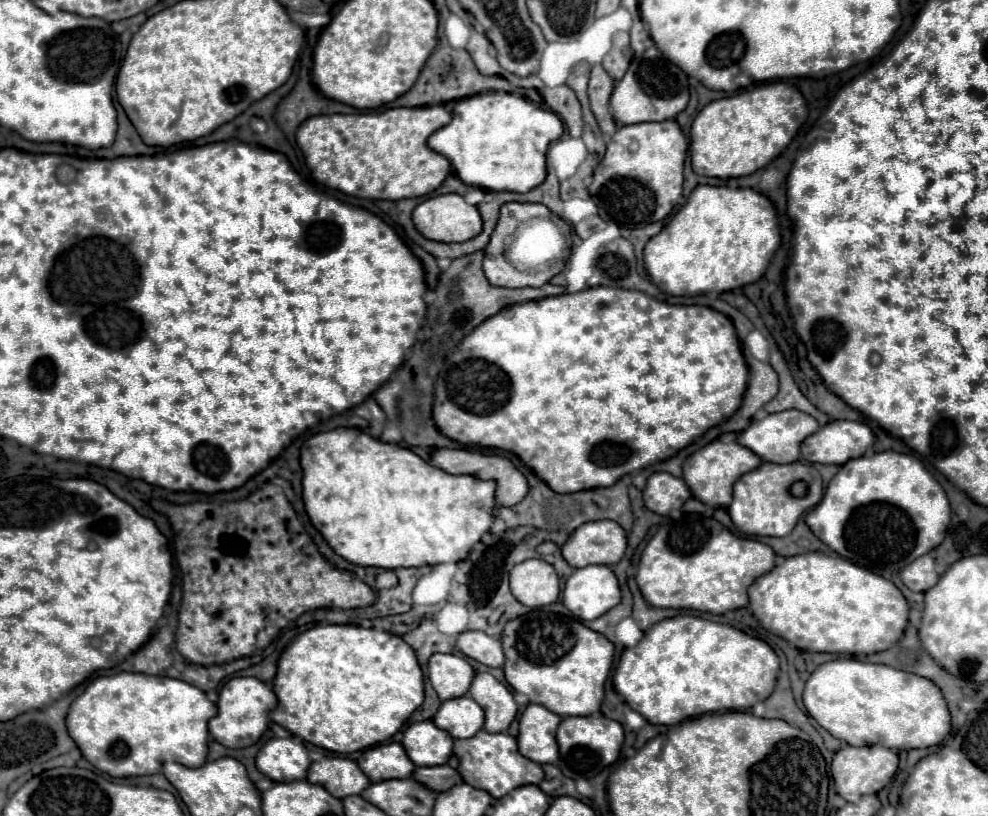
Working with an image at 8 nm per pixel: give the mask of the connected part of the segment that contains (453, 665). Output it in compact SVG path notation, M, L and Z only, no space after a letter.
M432 654L428 662L428 678L440 700L464 696L472 684L474 668L454 654Z

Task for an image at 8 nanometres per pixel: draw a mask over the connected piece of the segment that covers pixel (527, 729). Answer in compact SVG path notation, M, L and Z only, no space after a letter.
M528 704L520 716L518 750L522 752L522 756L538 764L554 764L558 760L558 722L558 714L540 704Z

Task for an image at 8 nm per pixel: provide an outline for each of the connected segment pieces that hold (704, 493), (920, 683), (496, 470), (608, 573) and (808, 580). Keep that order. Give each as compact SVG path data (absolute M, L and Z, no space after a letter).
M714 440L710 444L706 444L704 448L700 448L698 452L692 454L692 458L688 456L684 462L684 480L692 492L694 498L698 498L700 502L714 506L714 508L728 508L730 500L732 500L732 484L738 480L738 476L752 472L754 468L760 466L760 458L754 456L754 452L750 452L748 448L742 448L738 442L720 442Z
M846 658L820 664L806 682L804 706L822 728L850 746L882 744L892 750L928 748L942 742L950 732L950 714L940 688L922 676L886 664Z
M440 448L434 452L432 456L432 464L448 474L470 474L476 476L480 480L494 480L498 484L496 488L496 502L500 506L514 506L518 504L526 494L528 494L528 482L522 476L522 472L518 472L514 468L514 464L504 458L504 456L496 456L496 454L482 454L482 452L470 452L470 450L448 450L448 448Z
M610 566L576 568L564 584L564 606L580 620L594 620L620 602L618 580Z
M808 552L800 556L777 557L774 570L754 580L748 588L750 608L756 620L772 634L784 638L790 646L808 652L830 654L874 654L894 646L908 624L908 602L902 592L880 574L852 564L840 556Z

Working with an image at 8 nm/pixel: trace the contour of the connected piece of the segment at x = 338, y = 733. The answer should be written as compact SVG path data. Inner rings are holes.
M316 624L280 656L274 678L278 708L270 720L320 748L350 754L394 736L424 702L424 674L414 650L384 630Z

